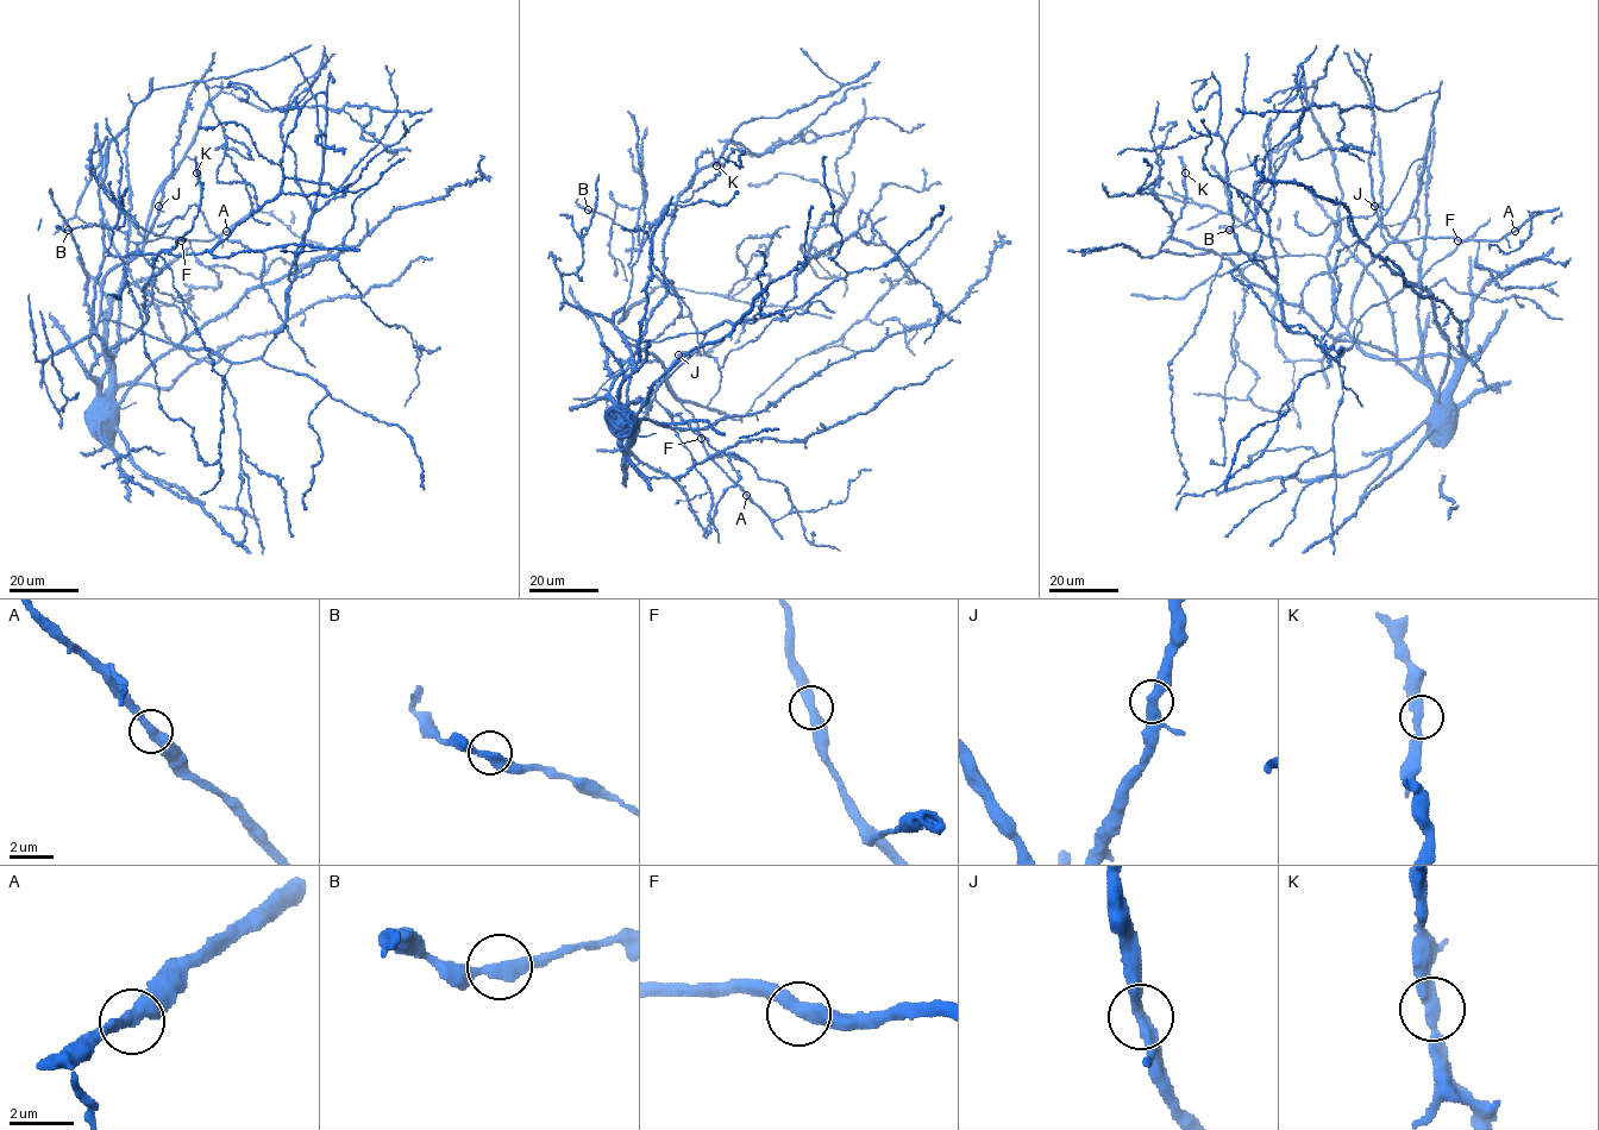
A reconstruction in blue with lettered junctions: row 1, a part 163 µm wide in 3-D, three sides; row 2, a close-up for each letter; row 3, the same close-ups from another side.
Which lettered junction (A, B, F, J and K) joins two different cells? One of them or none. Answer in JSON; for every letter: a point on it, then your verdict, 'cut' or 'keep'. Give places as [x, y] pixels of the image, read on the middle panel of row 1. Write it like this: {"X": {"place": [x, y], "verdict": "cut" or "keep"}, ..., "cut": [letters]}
{"A": {"place": [746, 495], "verdict": "keep"}, "B": {"place": [588, 209], "verdict": "keep"}, "F": {"place": [701, 438], "verdict": "keep"}, "J": {"place": [678, 355], "verdict": "keep"}, "K": {"place": [716, 165], "verdict": "keep"}, "cut": []}

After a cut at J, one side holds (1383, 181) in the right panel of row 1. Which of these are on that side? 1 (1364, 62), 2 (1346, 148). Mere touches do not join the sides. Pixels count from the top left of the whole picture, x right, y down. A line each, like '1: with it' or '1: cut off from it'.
1: with it
2: with it

